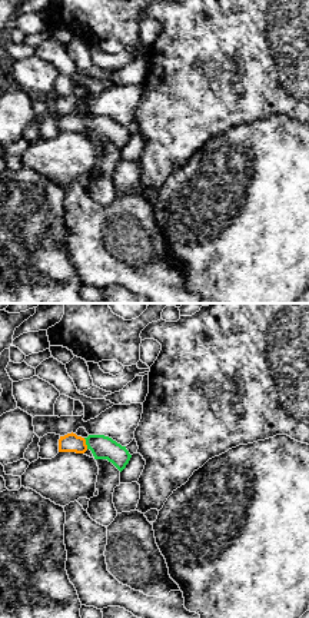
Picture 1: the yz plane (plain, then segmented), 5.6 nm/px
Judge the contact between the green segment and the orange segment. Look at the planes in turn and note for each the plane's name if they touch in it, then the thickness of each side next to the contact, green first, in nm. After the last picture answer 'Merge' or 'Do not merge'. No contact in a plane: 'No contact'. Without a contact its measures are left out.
Touches green in yz. Thickness 130 nm (green) against 110 nm

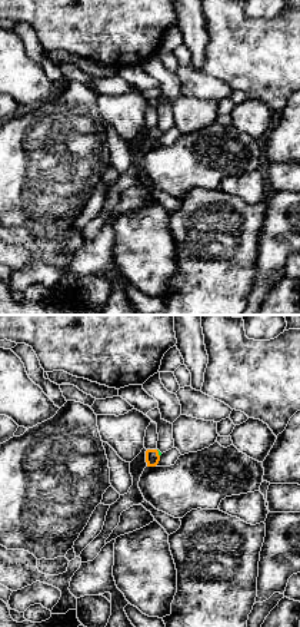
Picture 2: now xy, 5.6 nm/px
Touches green in xy. Thickness 20 nm (green) against 80 nm

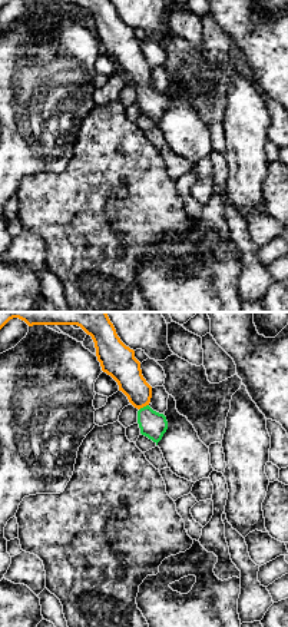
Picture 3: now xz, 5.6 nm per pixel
Touches green in xz. Thickness 150 nm (green) against 170 nm

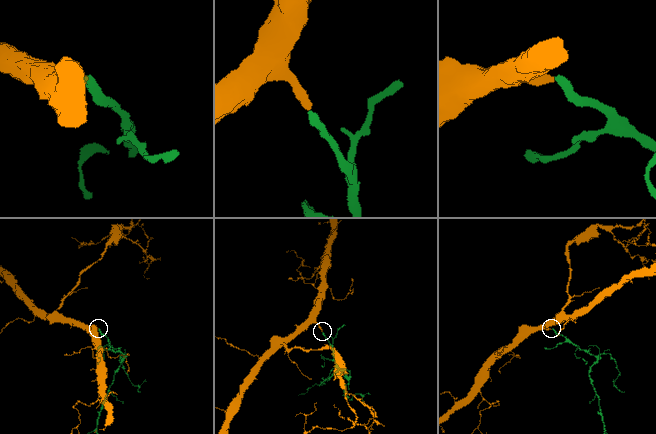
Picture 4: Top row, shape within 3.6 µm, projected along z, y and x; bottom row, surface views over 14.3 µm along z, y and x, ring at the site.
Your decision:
Merge

